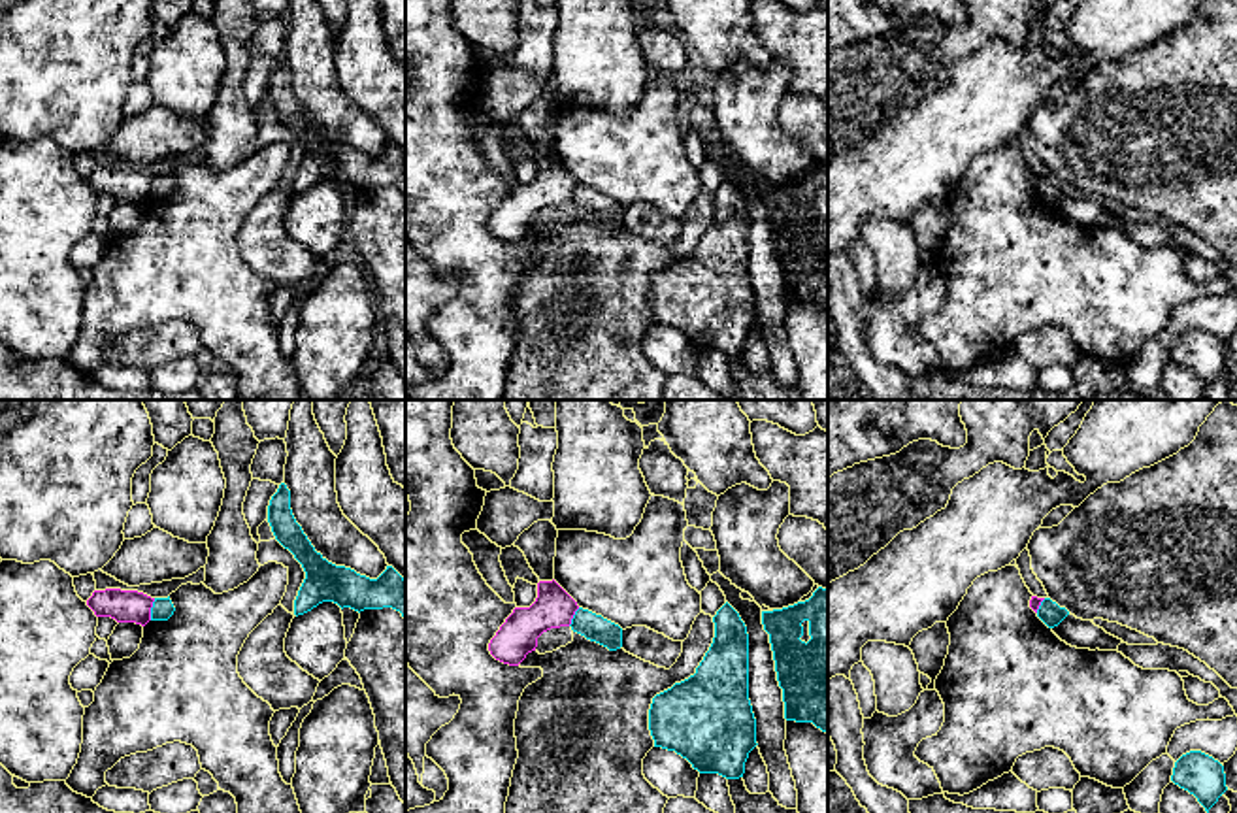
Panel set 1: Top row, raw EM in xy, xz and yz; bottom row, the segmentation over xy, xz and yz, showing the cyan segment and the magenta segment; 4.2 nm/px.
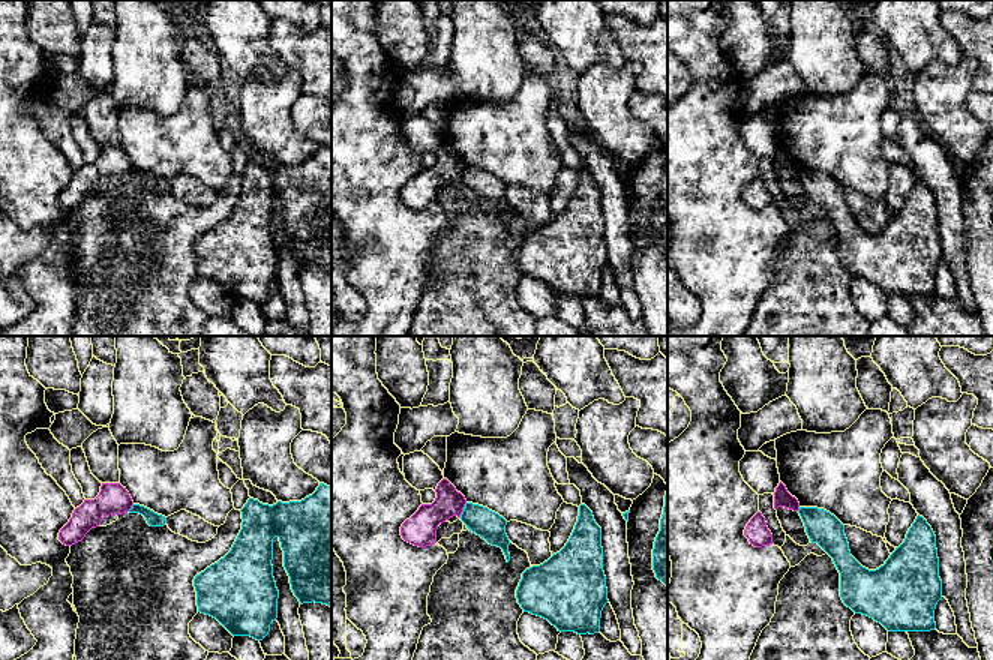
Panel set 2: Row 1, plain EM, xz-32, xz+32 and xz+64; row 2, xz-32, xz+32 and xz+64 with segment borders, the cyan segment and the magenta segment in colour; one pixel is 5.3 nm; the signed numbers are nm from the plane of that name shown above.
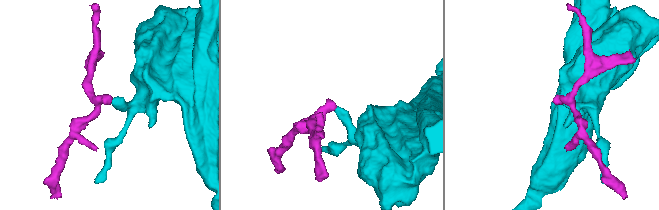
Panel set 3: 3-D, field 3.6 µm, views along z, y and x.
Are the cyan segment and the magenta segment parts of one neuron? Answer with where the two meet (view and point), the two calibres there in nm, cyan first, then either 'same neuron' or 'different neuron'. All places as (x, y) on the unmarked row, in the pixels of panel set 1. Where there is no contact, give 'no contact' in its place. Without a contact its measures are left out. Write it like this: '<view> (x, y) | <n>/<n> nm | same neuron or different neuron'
xy (151, 187) | 90/140 nm | different neuron

